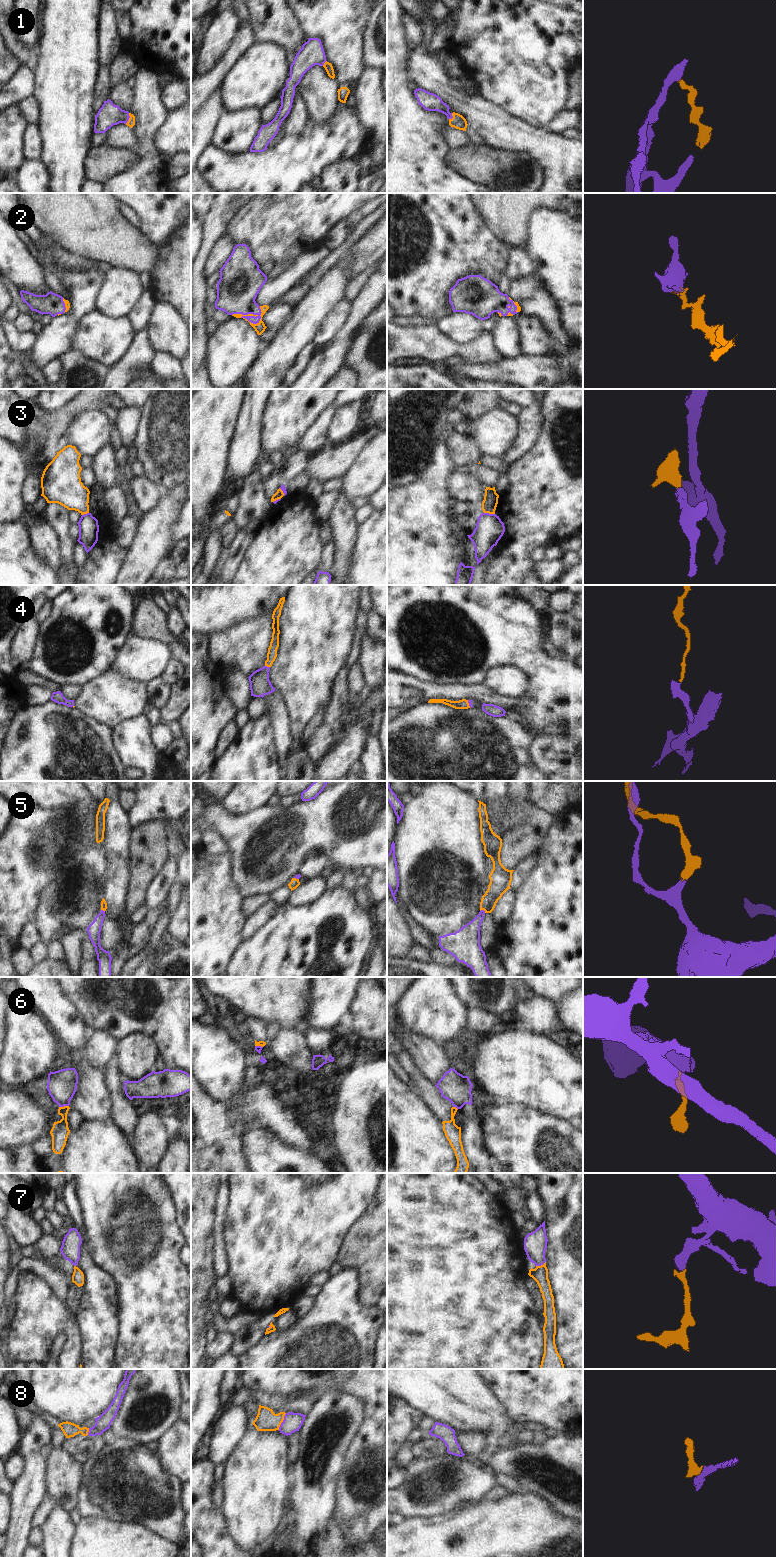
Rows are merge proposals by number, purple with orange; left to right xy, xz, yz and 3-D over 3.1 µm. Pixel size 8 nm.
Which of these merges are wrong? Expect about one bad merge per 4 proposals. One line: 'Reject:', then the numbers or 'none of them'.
Reject: 3, 6

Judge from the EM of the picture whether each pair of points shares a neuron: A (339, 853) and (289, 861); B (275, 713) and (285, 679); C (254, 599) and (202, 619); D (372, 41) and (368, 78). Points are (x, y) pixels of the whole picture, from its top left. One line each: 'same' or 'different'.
A: same
B: different
C: same
D: different

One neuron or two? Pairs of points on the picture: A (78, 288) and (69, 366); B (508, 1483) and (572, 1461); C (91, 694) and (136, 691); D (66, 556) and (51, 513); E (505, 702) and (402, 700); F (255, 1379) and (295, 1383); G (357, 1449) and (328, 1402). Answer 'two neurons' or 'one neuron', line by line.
A: two neurons
B: two neurons
C: one neuron
D: one neuron
E: one neuron
F: one neuron
G: two neurons

